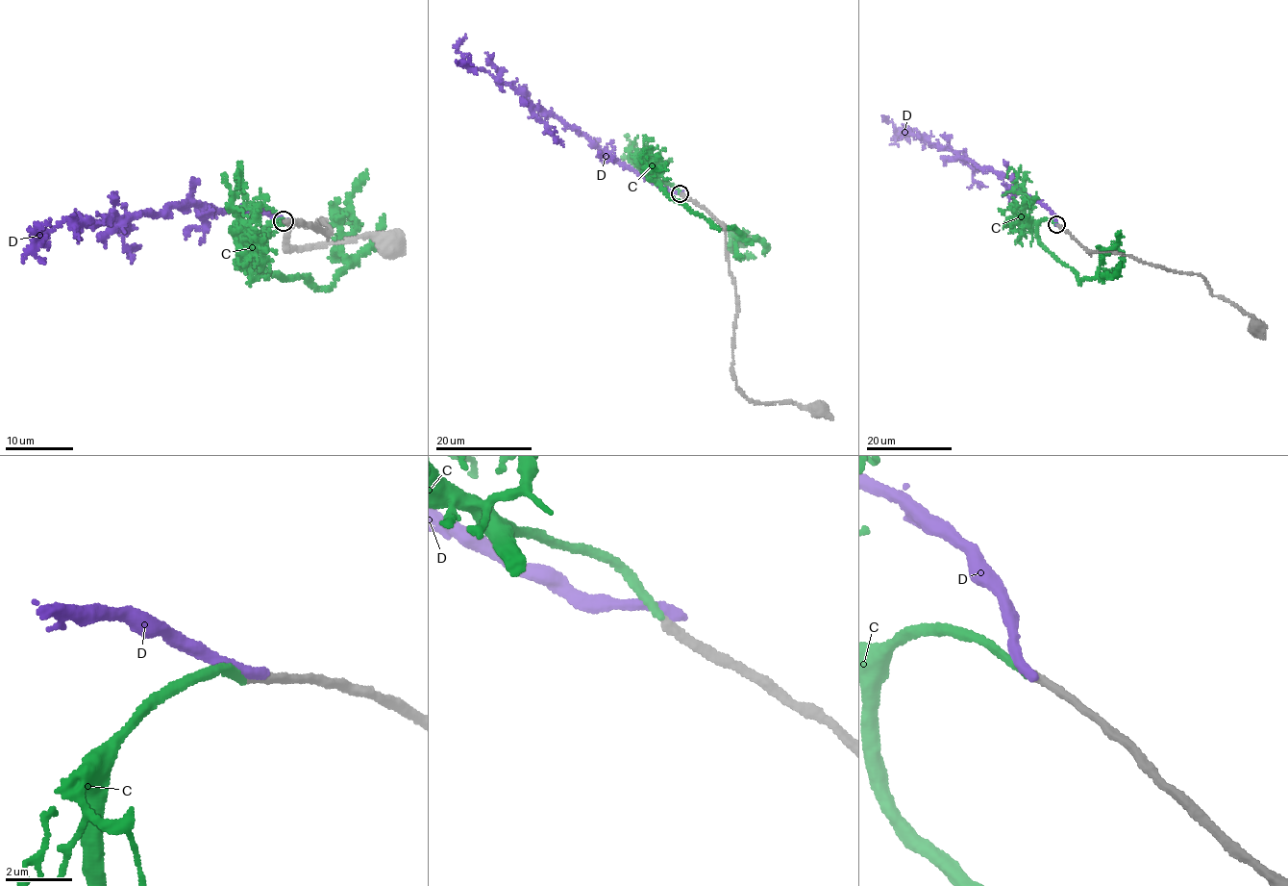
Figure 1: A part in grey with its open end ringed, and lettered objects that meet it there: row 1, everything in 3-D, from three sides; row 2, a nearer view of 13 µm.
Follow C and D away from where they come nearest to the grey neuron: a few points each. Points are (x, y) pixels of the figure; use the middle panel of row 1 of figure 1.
C: (680, 192), (658, 182), (710, 222), (731, 226), (742, 234), (732, 235), (742, 244), (750, 240)
D: (680, 192), (616, 163), (568, 124), (533, 108), (508, 84), (473, 68), (455, 47), (464, 34)

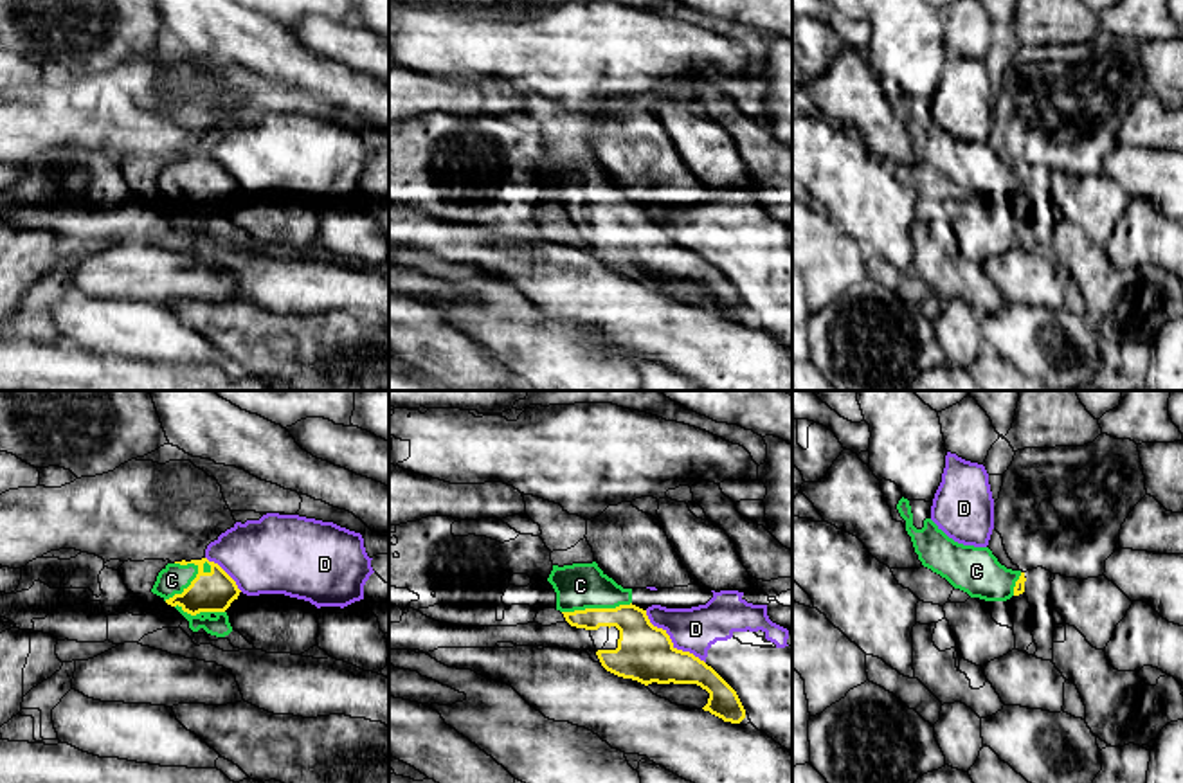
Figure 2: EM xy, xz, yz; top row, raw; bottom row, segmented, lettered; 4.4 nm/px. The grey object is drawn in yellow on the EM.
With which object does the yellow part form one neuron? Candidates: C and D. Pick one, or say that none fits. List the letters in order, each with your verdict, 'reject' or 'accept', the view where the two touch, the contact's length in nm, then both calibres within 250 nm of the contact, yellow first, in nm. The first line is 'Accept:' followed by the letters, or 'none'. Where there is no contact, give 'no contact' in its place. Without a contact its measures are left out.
Accept: C
C: accept; contact in xz; length 320 nm; calibres 200 and 200 nm
D: reject; contact in xz; length 360 nm; calibres 260 and 200 nm

